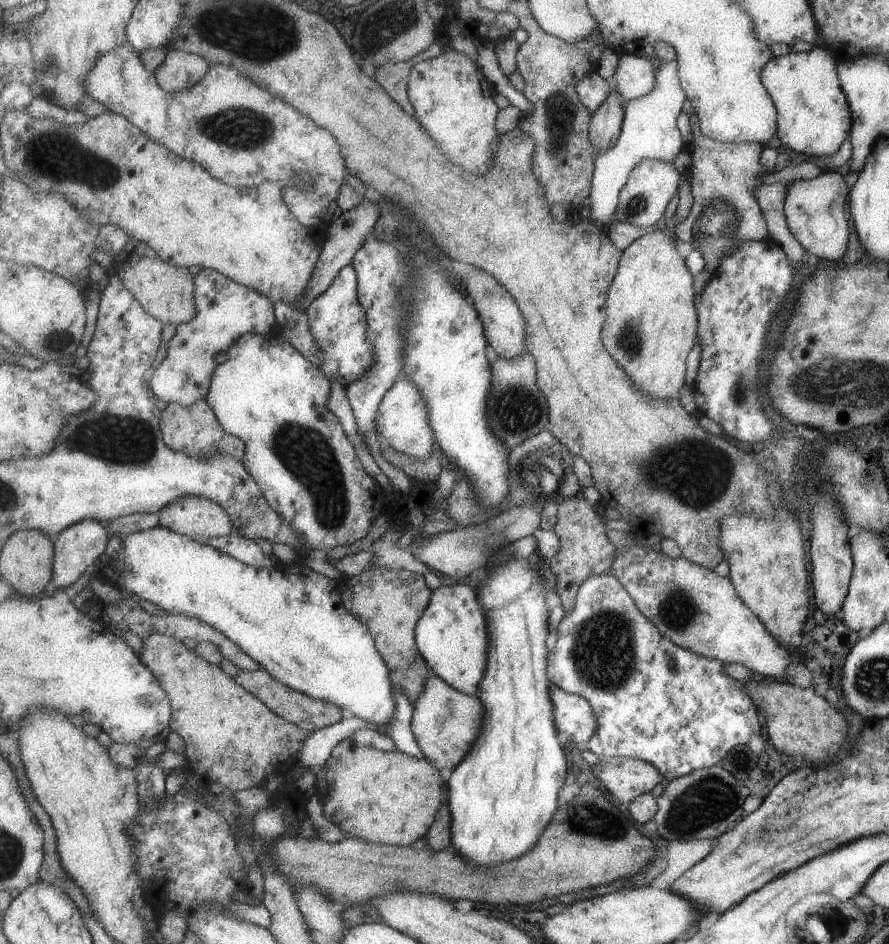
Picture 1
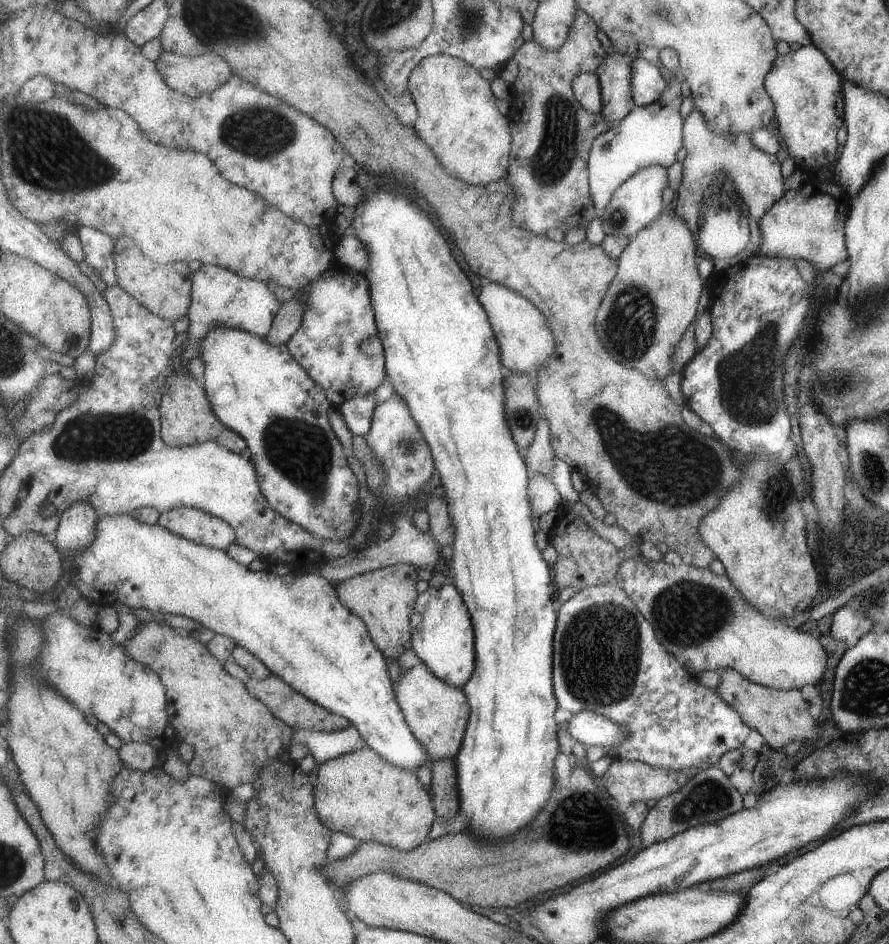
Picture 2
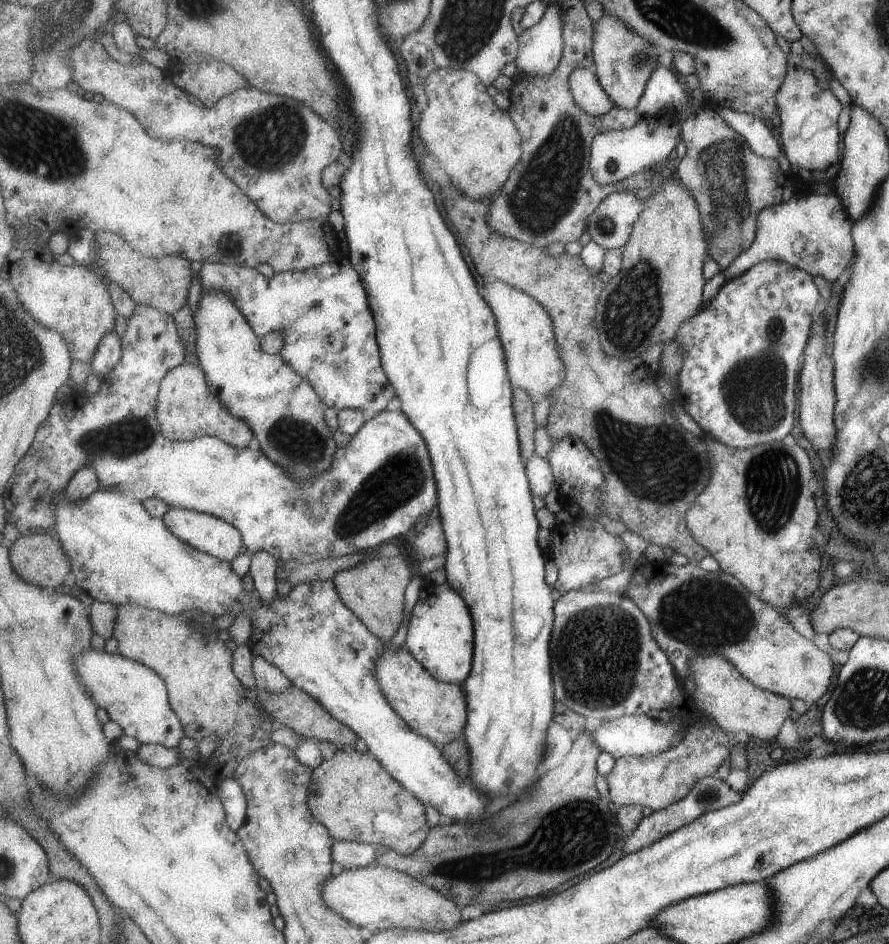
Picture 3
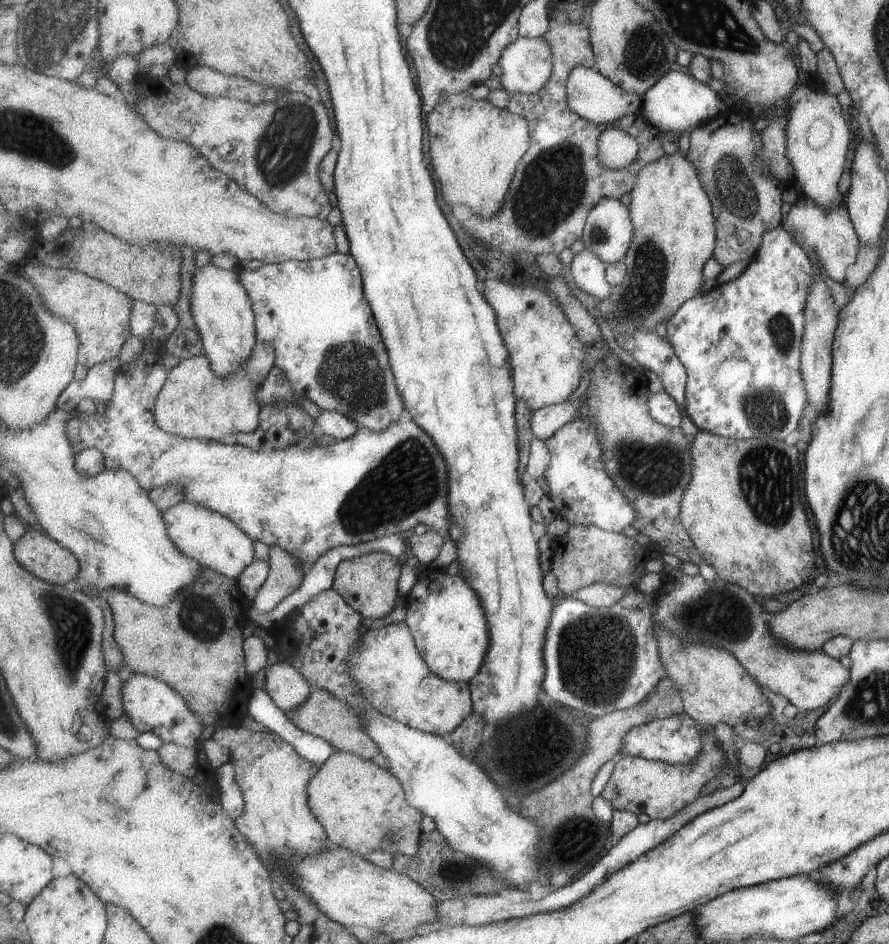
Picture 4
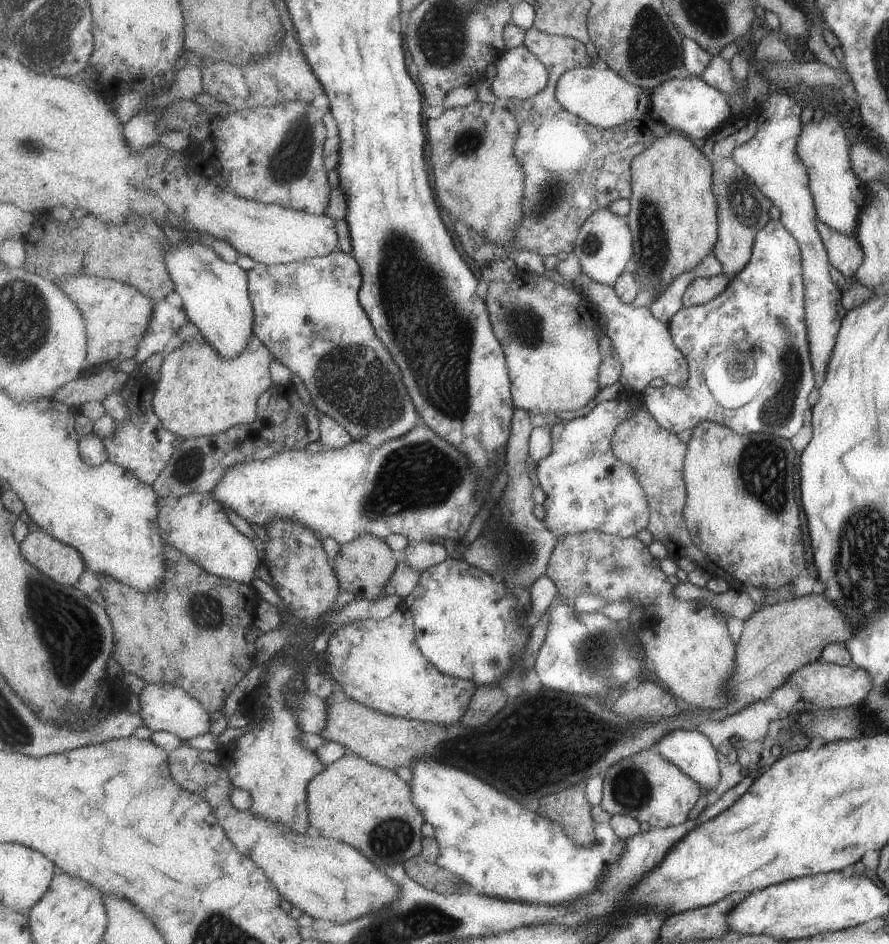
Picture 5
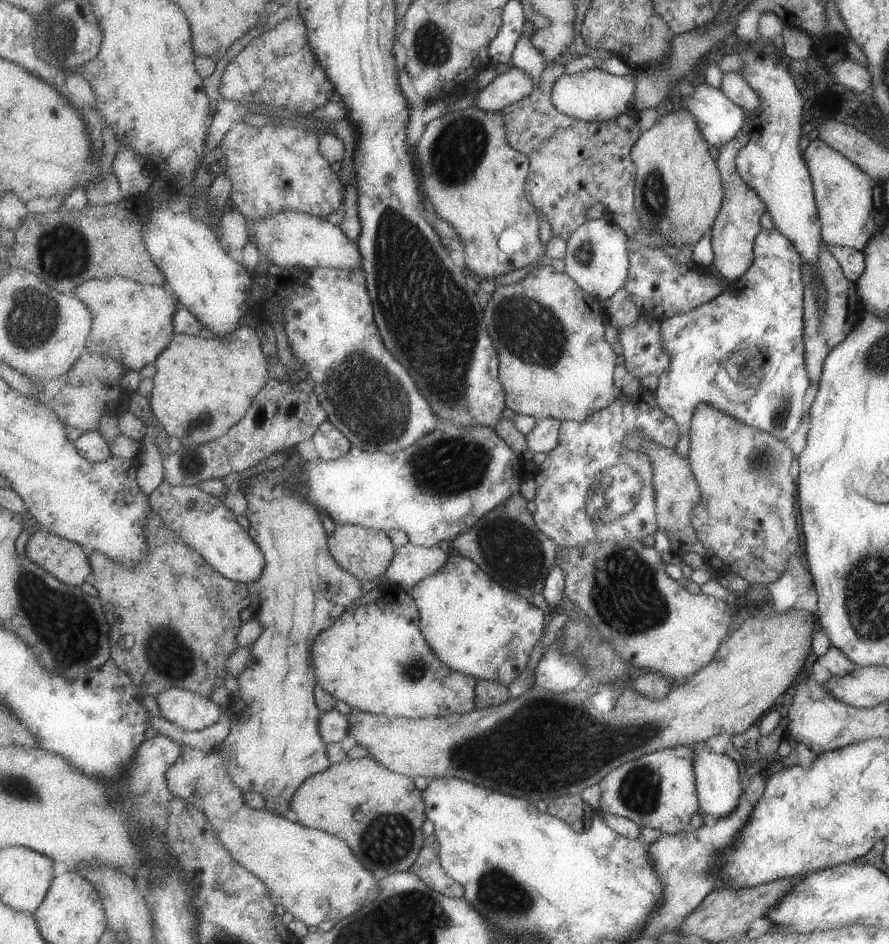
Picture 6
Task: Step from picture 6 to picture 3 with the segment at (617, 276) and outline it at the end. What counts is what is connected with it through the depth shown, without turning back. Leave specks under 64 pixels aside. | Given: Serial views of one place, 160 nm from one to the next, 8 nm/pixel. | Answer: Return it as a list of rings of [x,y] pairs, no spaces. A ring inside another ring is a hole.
[[[636,190],[612,192],[590,216],[591,240],[596,240],[605,250],[618,249],[630,242],[635,223],[645,208],[645,200],[637,198]]]

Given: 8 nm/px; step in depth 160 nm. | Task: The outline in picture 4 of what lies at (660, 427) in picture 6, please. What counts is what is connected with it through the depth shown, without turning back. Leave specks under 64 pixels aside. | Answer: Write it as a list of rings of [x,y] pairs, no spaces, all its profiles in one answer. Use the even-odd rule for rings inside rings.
[[[590,417],[573,419],[560,428],[555,436],[552,436],[546,443],[551,451],[552,461],[547,469],[545,479],[549,487],[548,497],[555,504],[553,512],[556,517],[567,518],[572,525],[595,525],[612,533],[623,532],[625,526],[632,524],[636,519],[636,510],[617,486],[614,478],[607,472],[604,450]]]

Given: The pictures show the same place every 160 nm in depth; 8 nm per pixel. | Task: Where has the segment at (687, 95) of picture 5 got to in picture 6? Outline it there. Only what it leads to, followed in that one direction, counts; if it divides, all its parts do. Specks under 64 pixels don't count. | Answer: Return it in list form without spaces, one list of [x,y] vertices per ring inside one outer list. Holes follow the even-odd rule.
[[[706,83],[697,85],[693,94],[682,98],[681,103],[699,120],[707,142],[719,149],[735,138],[746,118],[743,108],[735,105],[722,90]]]

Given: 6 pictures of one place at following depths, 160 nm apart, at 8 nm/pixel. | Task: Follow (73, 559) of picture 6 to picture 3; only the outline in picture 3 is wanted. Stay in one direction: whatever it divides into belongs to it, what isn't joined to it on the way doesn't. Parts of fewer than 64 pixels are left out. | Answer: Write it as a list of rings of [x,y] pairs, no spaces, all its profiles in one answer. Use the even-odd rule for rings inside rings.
[[[26,532],[10,544],[10,557],[16,573],[27,582],[43,588],[57,588],[65,582],[65,576],[72,572],[72,560],[60,539],[42,532]]]

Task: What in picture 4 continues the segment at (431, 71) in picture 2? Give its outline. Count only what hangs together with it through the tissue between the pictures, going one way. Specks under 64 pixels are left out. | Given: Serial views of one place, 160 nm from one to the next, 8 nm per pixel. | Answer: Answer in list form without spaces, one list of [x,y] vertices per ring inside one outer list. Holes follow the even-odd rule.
[[[469,91],[451,93],[443,97],[429,118],[429,140],[433,154],[433,168],[443,184],[443,194],[449,204],[469,204],[479,216],[494,217],[503,208],[510,191],[518,162],[531,148],[531,124],[507,108],[497,108],[489,100],[475,98]]]

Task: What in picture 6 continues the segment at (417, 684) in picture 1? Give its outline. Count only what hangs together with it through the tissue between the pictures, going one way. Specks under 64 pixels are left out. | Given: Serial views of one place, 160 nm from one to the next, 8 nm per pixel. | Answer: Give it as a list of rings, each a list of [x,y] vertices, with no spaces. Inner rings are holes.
[[[339,524],[333,534],[328,534],[330,552],[347,572],[355,574],[362,580],[374,580],[383,577],[391,567],[391,560],[395,556],[396,547],[385,530],[356,526],[355,524]]]

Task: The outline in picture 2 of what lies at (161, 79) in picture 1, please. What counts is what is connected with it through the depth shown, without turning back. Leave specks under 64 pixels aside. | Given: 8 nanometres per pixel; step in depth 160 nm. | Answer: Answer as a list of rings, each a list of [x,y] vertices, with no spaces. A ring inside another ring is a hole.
[[[165,52],[155,64],[171,89],[190,97],[213,92],[234,74],[231,65],[219,55],[186,57]]]

